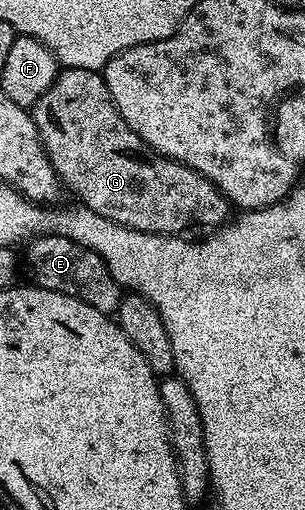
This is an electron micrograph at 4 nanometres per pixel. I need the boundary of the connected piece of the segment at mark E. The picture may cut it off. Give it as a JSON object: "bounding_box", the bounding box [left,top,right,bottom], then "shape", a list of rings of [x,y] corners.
{"bounding_box":[26,234,122,316],"shape":[[[42,234],[27,243],[28,258],[26,254],[26,266],[32,269],[35,285],[53,290],[54,292],[62,292],[66,296],[74,296],[78,300],[82,300],[86,304],[90,304],[90,308],[98,308],[98,312],[109,316],[115,315],[116,310],[120,307],[122,297],[122,287],[116,283],[114,276],[110,276],[110,268],[106,268],[106,264],[102,260],[102,256],[98,256],[98,252],[90,252],[90,248],[78,245],[74,240],[63,238],[57,234]]]}

